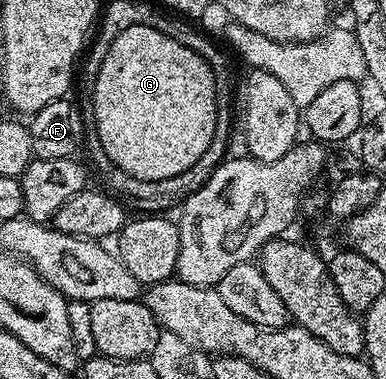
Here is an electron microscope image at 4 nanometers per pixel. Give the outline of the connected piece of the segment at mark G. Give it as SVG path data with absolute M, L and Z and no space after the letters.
M134 24L128 28L120 27L118 31L119 33L112 38L111 45L102 53L101 70L97 70L97 82L93 86L93 110L90 115L95 117L95 132L99 135L101 146L111 159L111 163L125 170L125 174L131 174L133 178L141 178L145 182L161 182L165 178L177 178L177 174L185 174L185 170L189 170L189 166L193 166L193 162L197 162L197 158L201 158L201 154L209 150L209 142L213 142L219 109L219 89L215 87L211 67L207 65L205 58L201 58L201 54L189 50L189 46L181 46L177 38L169 38L169 34L161 34L161 30L153 26Z

